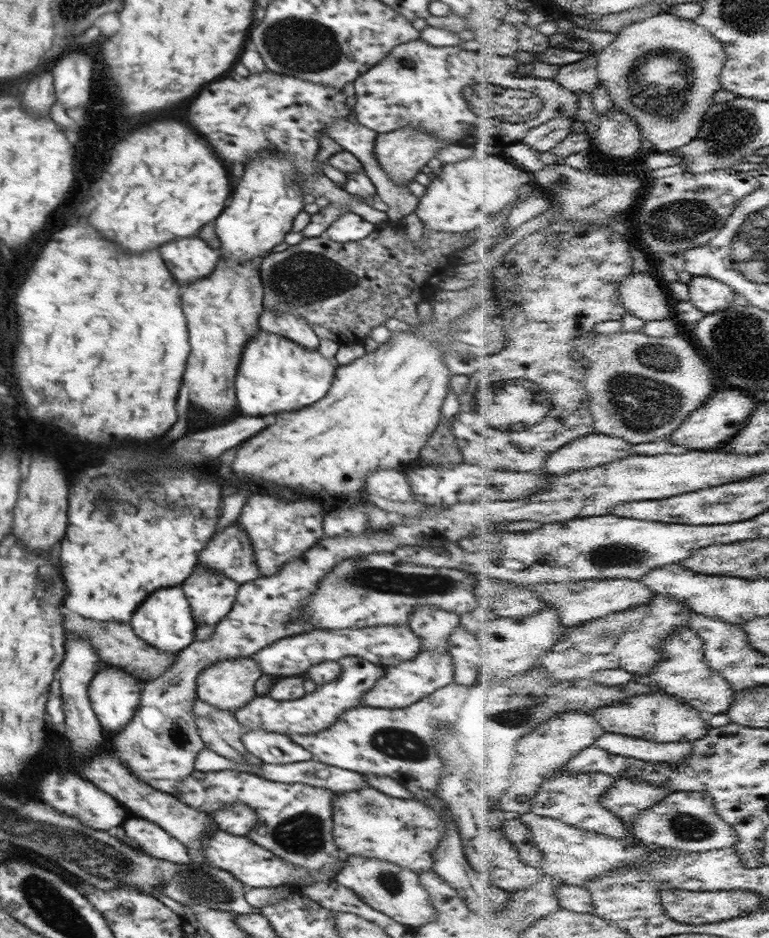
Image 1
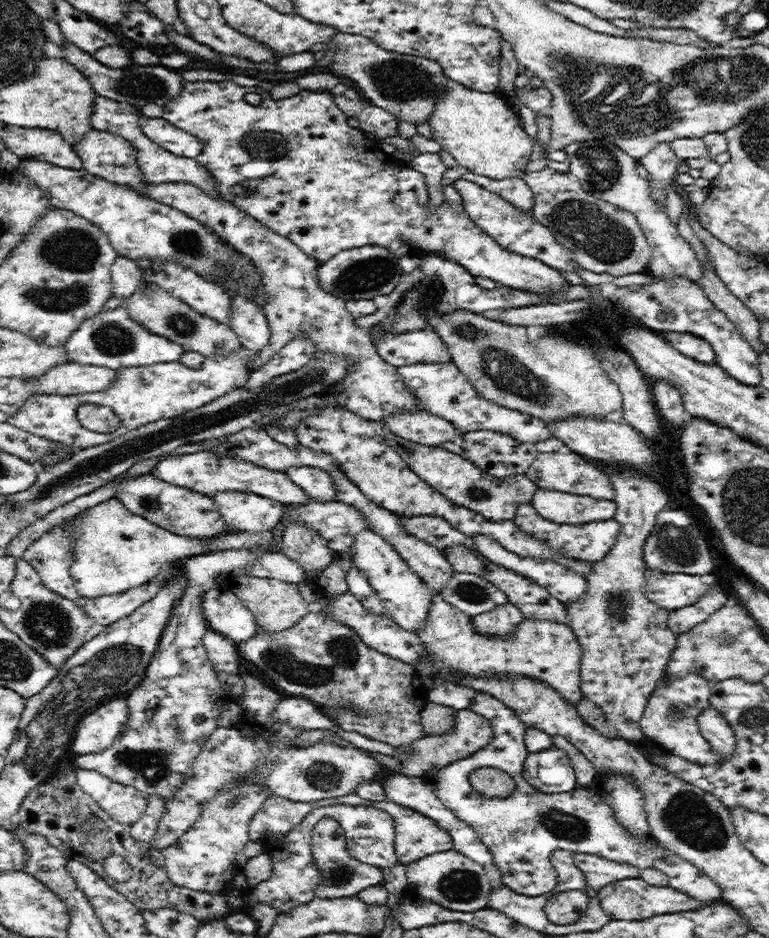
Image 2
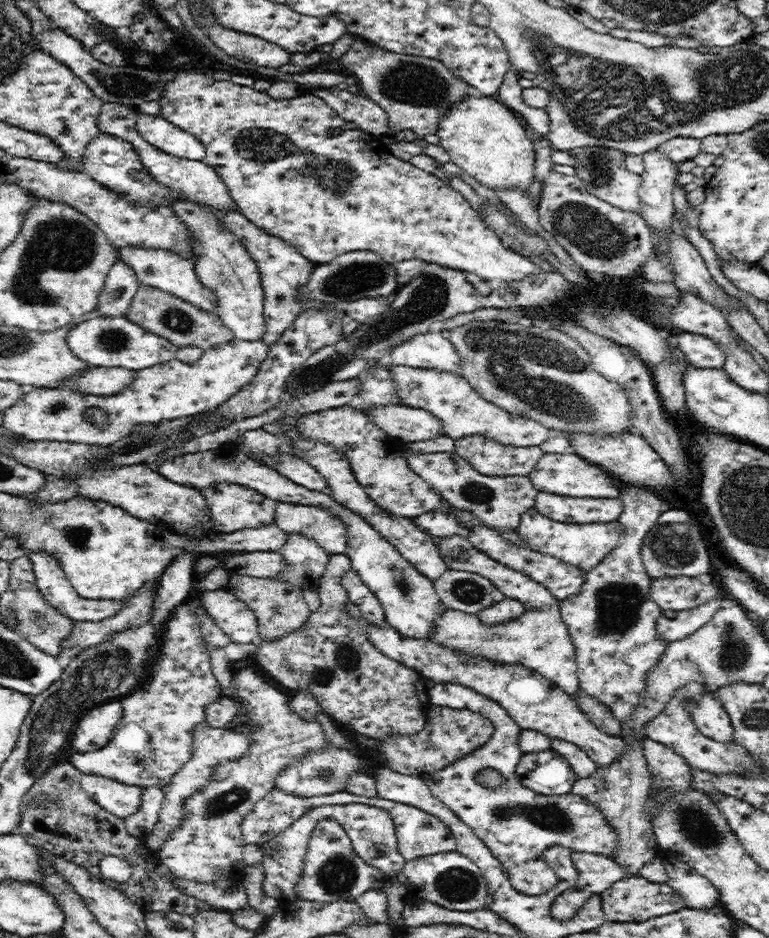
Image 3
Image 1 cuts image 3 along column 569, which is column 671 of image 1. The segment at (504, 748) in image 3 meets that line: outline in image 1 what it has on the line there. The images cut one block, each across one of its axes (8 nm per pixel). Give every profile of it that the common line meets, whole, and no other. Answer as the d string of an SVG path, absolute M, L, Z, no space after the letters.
M710 792L669 793L669 798L638 815L634 829L646 845L682 851L710 852L741 843L738 830L718 812L717 802Z

